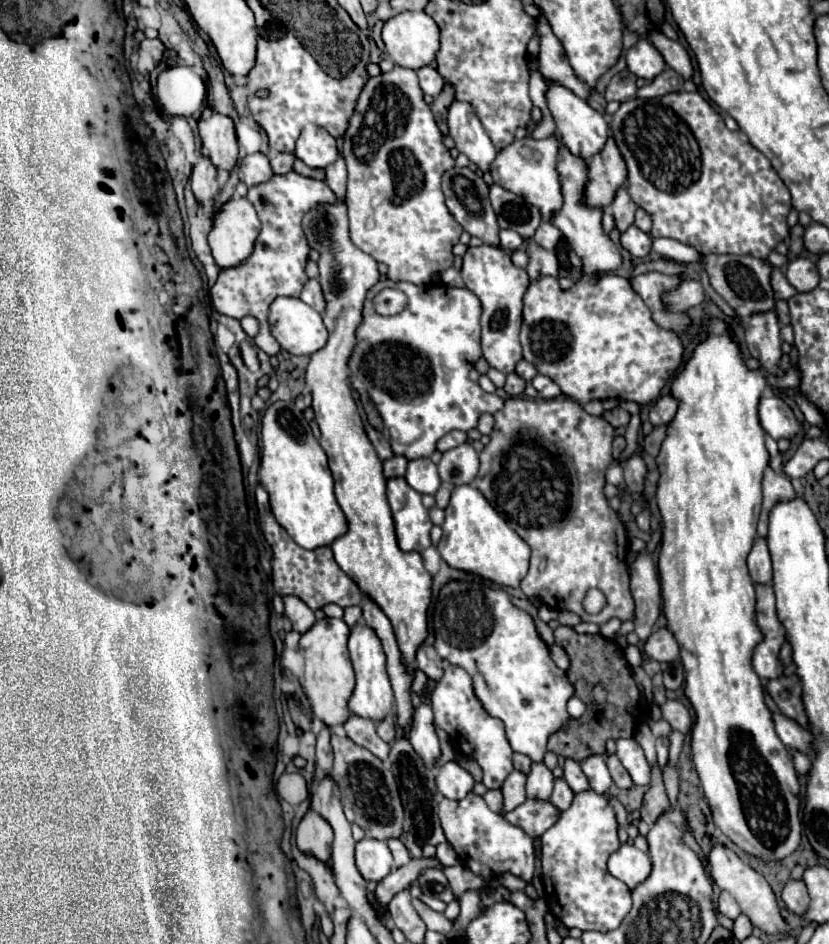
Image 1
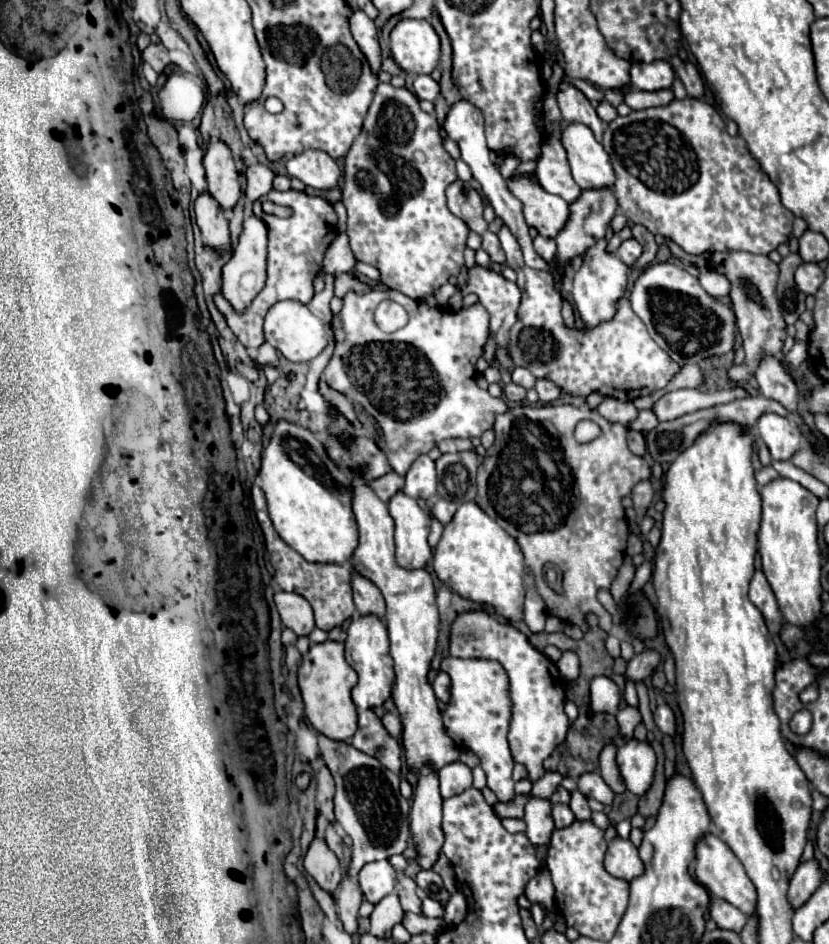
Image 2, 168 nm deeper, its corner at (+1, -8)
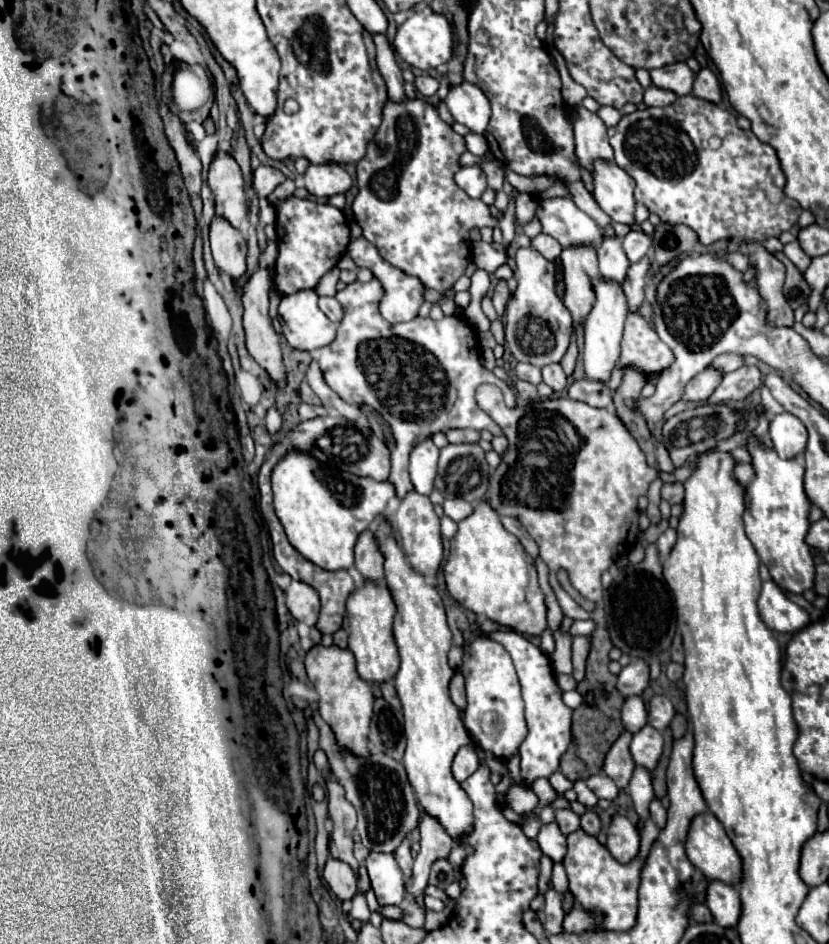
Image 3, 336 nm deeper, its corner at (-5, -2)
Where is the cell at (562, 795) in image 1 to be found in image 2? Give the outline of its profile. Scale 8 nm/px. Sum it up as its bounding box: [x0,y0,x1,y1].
[552,804,574,828]

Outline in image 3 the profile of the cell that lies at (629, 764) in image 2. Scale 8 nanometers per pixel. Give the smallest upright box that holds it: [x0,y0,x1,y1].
[630,724,662,770]

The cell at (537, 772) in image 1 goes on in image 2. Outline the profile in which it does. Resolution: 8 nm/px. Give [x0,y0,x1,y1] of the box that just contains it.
[524,796,554,846]

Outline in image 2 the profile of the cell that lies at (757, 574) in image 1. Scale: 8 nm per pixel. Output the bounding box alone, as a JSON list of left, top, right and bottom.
[750,570,782,624]

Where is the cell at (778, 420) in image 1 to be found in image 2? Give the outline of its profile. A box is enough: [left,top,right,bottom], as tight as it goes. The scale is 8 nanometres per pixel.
[756,414,802,460]

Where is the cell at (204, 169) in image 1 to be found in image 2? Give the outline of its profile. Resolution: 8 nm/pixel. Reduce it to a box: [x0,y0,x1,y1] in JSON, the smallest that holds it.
[194,192,230,250]

